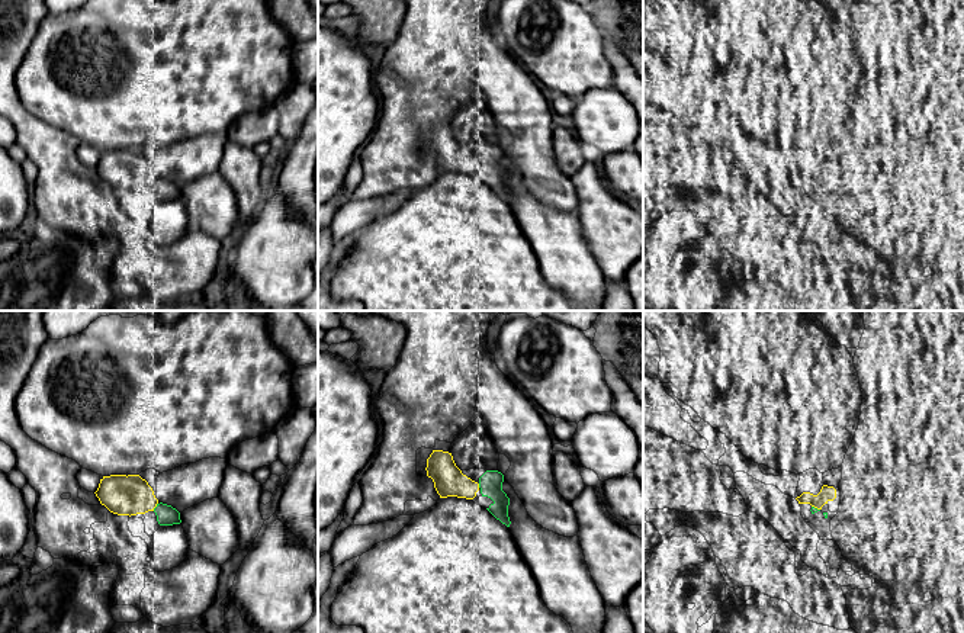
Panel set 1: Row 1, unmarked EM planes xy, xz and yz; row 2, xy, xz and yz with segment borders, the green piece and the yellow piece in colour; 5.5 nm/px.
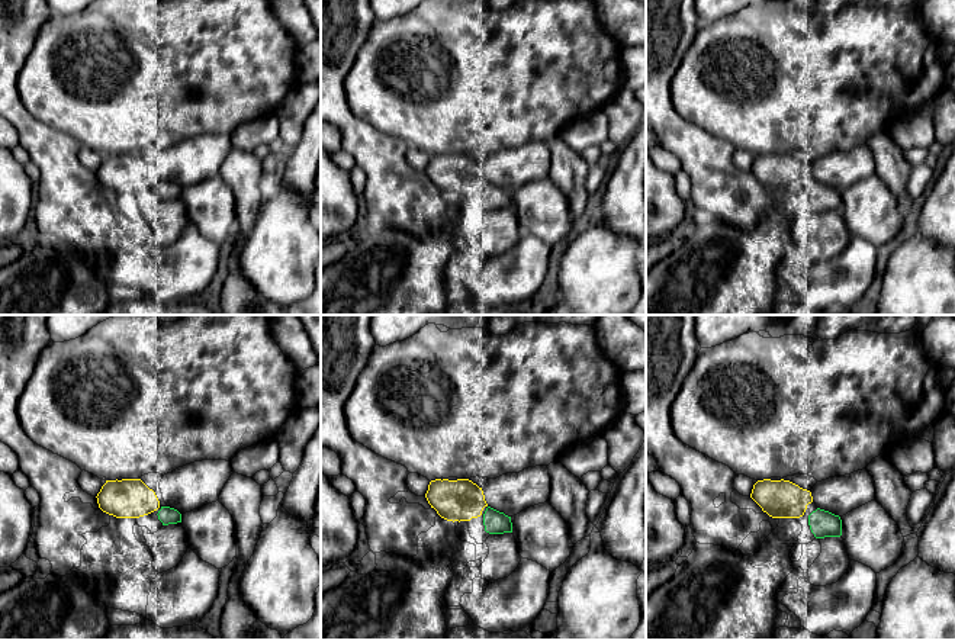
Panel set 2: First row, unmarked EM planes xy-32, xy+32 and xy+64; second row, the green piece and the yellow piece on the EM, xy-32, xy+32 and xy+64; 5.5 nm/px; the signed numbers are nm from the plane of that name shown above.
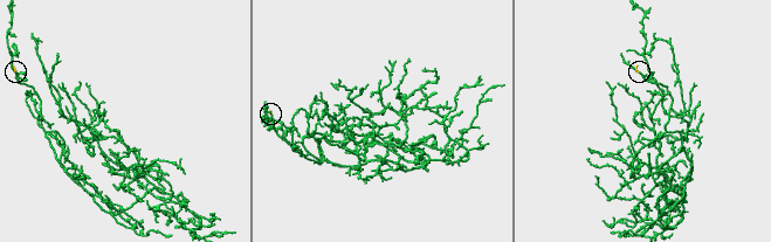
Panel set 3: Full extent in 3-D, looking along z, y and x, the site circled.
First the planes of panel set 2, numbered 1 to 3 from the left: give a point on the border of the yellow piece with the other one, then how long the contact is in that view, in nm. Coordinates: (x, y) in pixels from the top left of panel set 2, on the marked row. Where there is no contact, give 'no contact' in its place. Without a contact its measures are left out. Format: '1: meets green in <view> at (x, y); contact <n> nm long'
1: no contact
2: no contact
3: no contact

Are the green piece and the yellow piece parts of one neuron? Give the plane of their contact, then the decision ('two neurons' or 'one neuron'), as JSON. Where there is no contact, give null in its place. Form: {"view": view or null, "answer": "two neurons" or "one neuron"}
{"view": "xy", "answer": "one neuron"}

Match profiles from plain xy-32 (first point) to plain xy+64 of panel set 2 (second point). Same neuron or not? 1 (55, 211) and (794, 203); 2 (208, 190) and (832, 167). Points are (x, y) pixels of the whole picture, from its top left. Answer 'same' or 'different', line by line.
1: different
2: different

